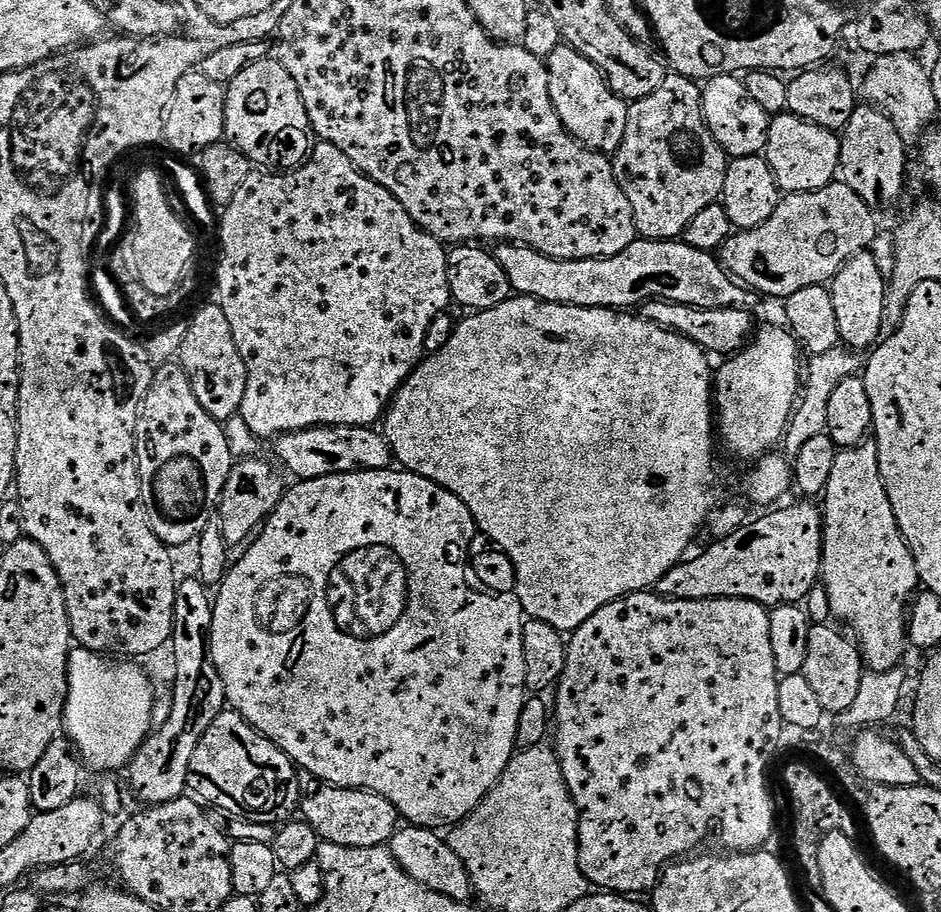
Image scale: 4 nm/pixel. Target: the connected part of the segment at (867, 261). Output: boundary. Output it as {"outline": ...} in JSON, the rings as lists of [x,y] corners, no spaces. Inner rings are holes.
{"outline":[[[865,250],[847,260],[830,282],[830,291],[834,298],[834,314],[838,317],[838,334],[849,349],[871,349],[881,339],[886,328],[886,305],[888,289],[886,272],[880,269],[878,261],[871,251]]]}

